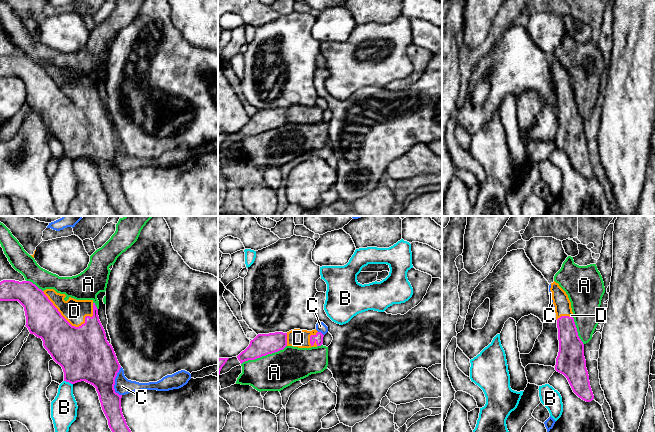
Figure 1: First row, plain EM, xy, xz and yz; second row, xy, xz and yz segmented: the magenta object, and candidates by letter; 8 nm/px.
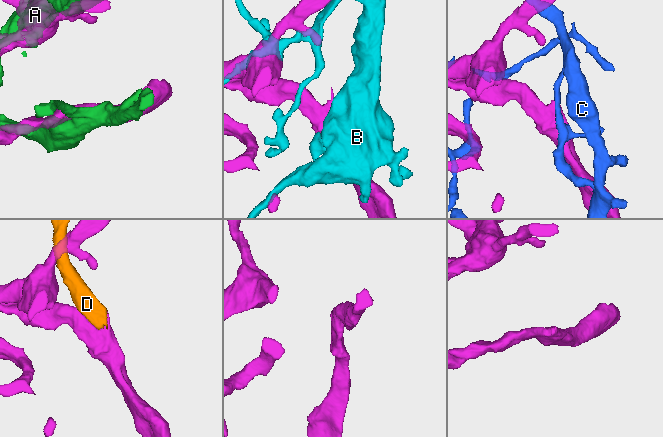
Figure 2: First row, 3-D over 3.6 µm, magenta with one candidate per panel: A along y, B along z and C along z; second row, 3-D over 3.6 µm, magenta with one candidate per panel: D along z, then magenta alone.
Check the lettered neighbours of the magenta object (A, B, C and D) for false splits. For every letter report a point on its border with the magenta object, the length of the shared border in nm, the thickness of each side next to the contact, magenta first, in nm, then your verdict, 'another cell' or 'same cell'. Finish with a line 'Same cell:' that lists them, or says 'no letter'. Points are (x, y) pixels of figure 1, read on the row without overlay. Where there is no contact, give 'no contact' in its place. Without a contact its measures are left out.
A: xz (263, 131) | 400 nm | 180/300 nm | another cell
B: xy (68, 157) | 80 nm | 420/220 nm | another cell
C: xy (114, 157) | 240 nm | 380/130 nm | another cell
D: xy (67, 97) | 460 nm | 380/190 nm | same cell
Same cell: D

